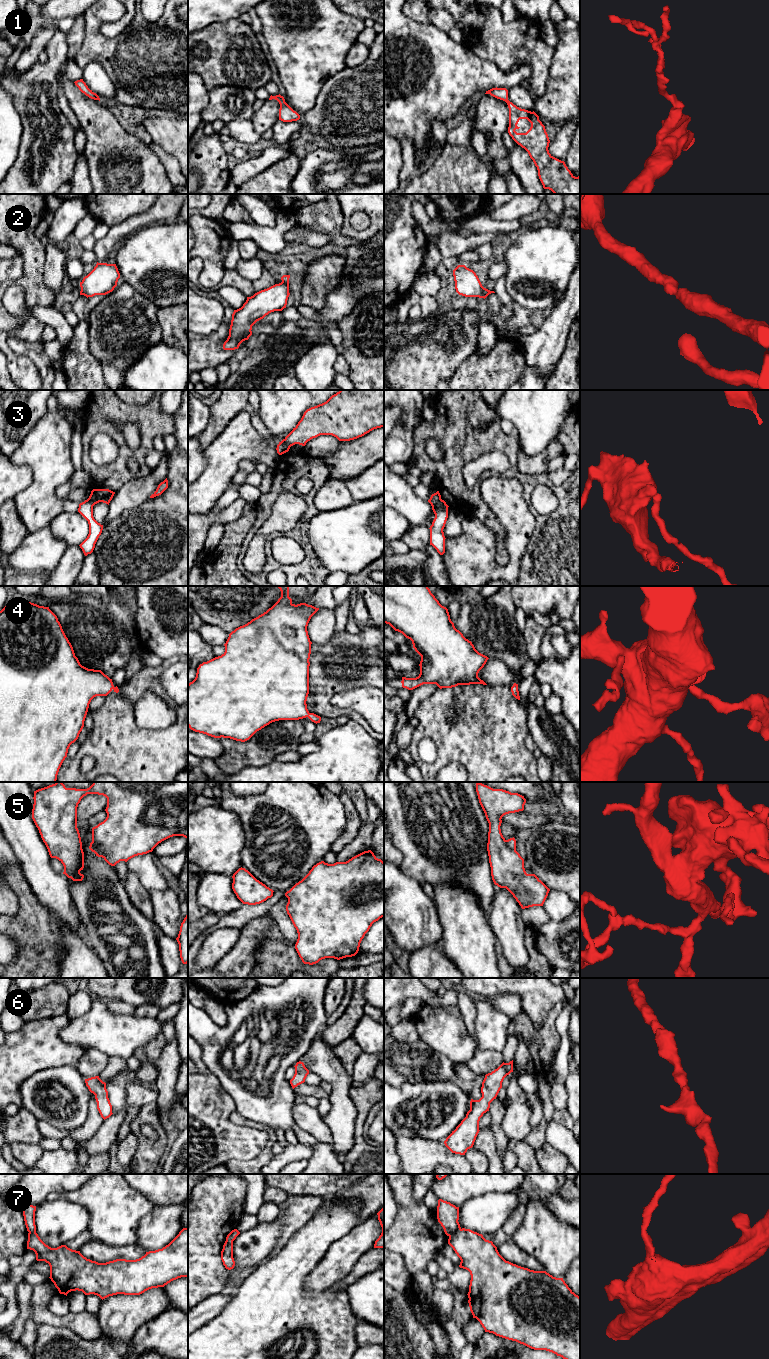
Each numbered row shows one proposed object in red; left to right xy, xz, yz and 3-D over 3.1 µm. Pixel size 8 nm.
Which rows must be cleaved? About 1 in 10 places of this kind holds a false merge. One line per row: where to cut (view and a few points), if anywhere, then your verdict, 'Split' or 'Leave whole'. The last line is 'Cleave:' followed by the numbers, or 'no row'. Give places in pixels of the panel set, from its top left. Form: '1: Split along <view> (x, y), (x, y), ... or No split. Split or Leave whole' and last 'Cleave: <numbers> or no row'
1: No split. Leave whole
2: No split. Leave whole
3: Split along yz (441, 499), (432, 506). Split
4: No split. Leave whole
5: No split. Leave whole
6: No split. Leave whole
7: Split along yz (460, 1228), (448, 1235). Split
Cleave: 3, 7

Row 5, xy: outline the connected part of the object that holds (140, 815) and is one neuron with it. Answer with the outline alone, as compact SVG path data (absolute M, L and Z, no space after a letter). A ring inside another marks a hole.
M62 782L34 791L32 819L51 858L58 859L73 881L82 881L84 852L77 828L77 807L87 794L107 798L106 819L92 828L89 849L109 865L152 852L162 841L183 836L188 839L188 782L93 782L87 789L66 788Z

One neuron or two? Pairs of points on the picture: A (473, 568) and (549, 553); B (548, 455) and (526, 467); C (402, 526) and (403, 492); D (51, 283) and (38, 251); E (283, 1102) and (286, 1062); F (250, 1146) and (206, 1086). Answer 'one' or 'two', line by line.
A: two
B: one
C: two
D: two
E: one
F: one

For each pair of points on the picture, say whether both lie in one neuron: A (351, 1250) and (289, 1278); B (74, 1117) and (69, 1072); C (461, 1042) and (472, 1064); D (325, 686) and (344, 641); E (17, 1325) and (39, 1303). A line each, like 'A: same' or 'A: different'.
A: different
B: same
C: different
D: same
E: different

